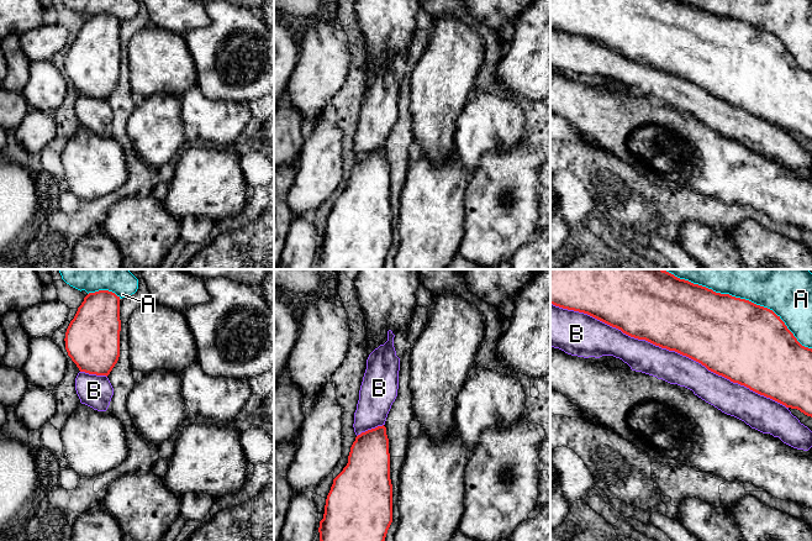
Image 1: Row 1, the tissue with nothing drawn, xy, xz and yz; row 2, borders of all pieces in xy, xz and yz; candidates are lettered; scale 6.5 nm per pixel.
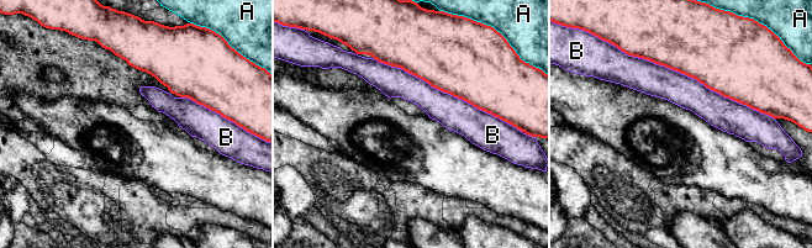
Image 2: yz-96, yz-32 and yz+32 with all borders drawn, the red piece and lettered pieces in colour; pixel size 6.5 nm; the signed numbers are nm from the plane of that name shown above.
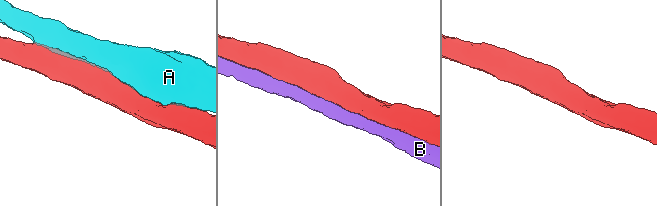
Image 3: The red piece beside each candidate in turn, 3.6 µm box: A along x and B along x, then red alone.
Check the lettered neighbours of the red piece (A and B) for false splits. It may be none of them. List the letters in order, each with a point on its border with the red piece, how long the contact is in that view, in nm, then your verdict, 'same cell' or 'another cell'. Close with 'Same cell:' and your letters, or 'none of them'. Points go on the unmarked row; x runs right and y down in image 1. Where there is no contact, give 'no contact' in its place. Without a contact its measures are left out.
A: yz (744, 22) | 1000 nm | another cell
B: yz (669, 73) | 1700 nm | another cell
Same cell: none of them

